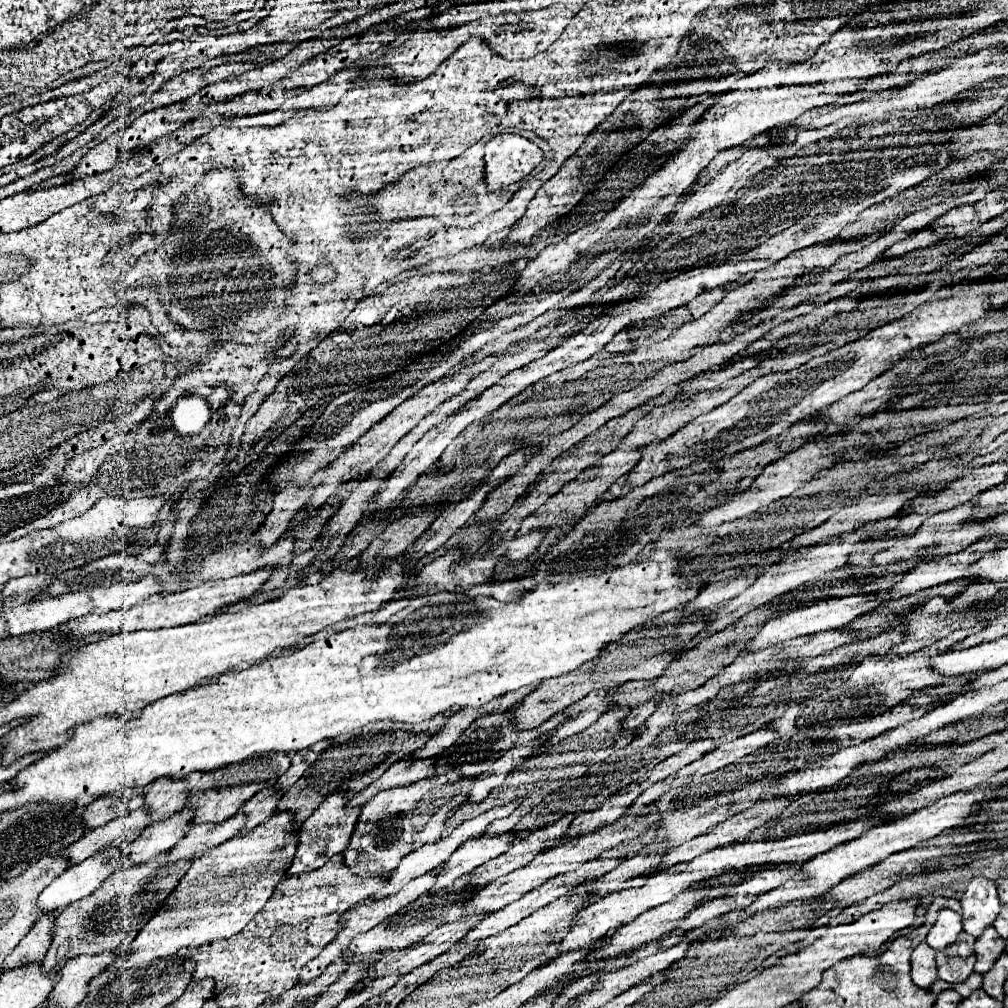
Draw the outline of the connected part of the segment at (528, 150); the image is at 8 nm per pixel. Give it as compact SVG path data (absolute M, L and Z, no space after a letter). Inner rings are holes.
M496 134L486 144L484 182L488 192L496 192L520 182L544 158L544 152L518 134Z

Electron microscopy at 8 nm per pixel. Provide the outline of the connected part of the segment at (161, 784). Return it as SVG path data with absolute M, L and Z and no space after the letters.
M158 778L144 794L144 806L148 806L152 820L176 814L186 806L186 802L186 786L182 782L170 782L168 778Z

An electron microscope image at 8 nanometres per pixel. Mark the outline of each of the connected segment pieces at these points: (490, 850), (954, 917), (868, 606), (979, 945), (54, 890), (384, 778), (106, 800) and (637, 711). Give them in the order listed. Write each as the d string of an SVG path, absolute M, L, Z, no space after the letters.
M506 832L500 836L478 836L472 838L468 842L464 842L442 866L440 866L440 874L436 878L436 886L430 890L430 894L440 892L442 888L450 886L458 876L472 872L476 866L504 854L514 842L514 834Z
M942 908L938 912L938 920L934 922L934 926L930 928L930 932L926 936L926 944L932 946L934 950L940 950L944 946L954 944L958 932L962 932L960 914L950 908Z
M846 596L846 598L828 598L828 600L820 600L818 604L812 604L812 606L806 606L806 608L800 608L800 610L794 610L794 612L788 612L780 618L772 618L768 620L754 638L750 638L742 652L758 652L758 650L764 650L768 646L776 646L776 644L784 644L792 638L798 638L798 636L804 636L804 634L816 634L816 632L824 632L824 630L836 630L836 628L842 628L846 626L848 622L852 622L854 618L858 618L860 614L866 614L878 606L886 604L886 600L868 600L866 596L864 598L852 598L852 596Z
M988 926L988 930L984 930L984 934L980 938L976 938L976 946L974 946L974 956L976 956L976 972L984 974L992 968L994 960L1004 952L1006 940L1000 938L994 930L994 926Z
M122 846L122 848L108 848L108 850L104 850L104 852L98 852L98 854L94 854L94 856L90 856L88 860L84 860L82 864L74 864L74 866L70 866L64 874L60 874L50 886L46 886L46 890L42 890L42 894L38 896L38 910L40 910L40 914L44 916L44 914L52 914L52 912L56 912L56 910L64 910L64 908L68 908L70 904L74 904L74 902L78 902L78 900L82 900L82 898L86 898L86 896L90 896L98 886L100 886L100 882L108 876L108 874L112 874L114 870L118 870L120 866L122 866L122 858L128 854L128 846Z
M404 756L402 760L392 764L368 788L356 792L356 796L352 798L352 806L362 806L362 804L370 802L382 790L390 790L390 788L396 788L396 786L406 786L406 784L412 784L412 782L418 782L418 780L428 776L432 766L434 766L432 760L416 760L412 756Z
M116 796L96 798L92 804L86 806L86 810L82 814L84 830L92 830L92 828L98 828L98 826L104 826L110 820L114 820L114 818L126 814L126 812L128 812L126 804Z
M652 698L647 702L633 708L626 718L648 718L657 709L656 700L657 699Z

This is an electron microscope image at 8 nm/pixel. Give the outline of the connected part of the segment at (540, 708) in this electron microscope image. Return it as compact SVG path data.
M612 642L596 660L584 662L584 666L576 668L574 672L544 680L520 704L508 710L508 714L512 714L510 724L520 732L536 728L556 712L562 712L564 708L568 708L570 704L574 704L576 700L584 698L594 690L608 690L608 686L620 686L628 680L652 680L660 676L670 660L672 660L672 654L664 654L664 642L640 642L640 646L620 646L620 642Z

